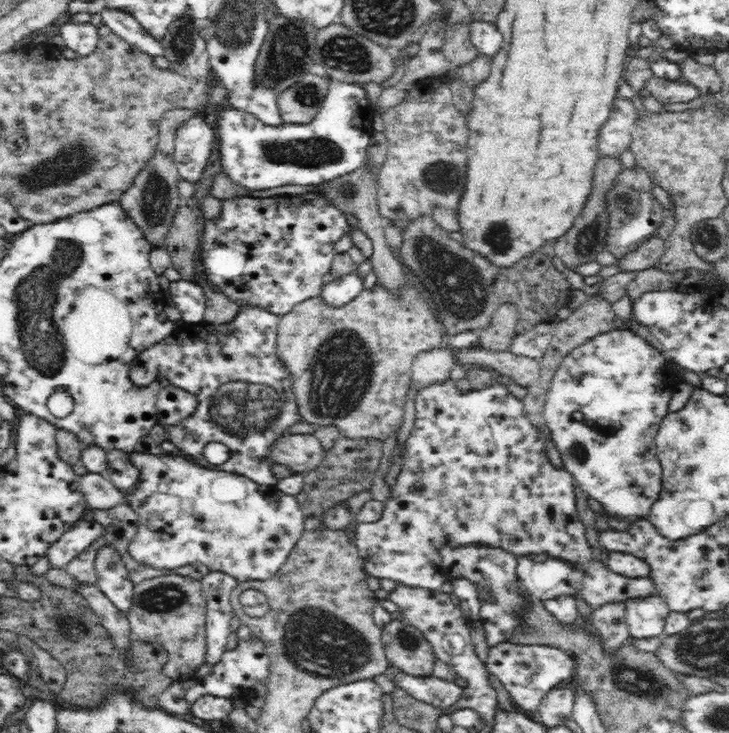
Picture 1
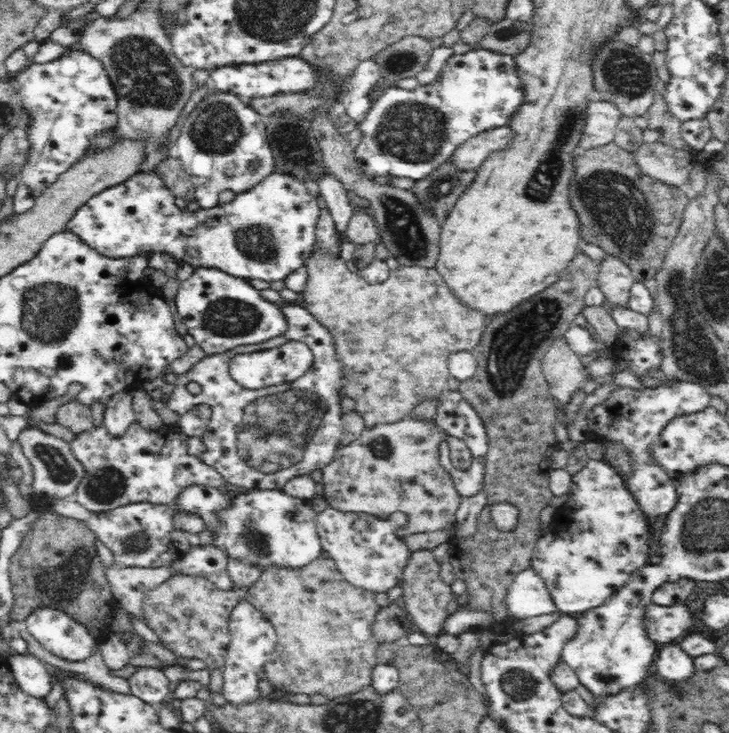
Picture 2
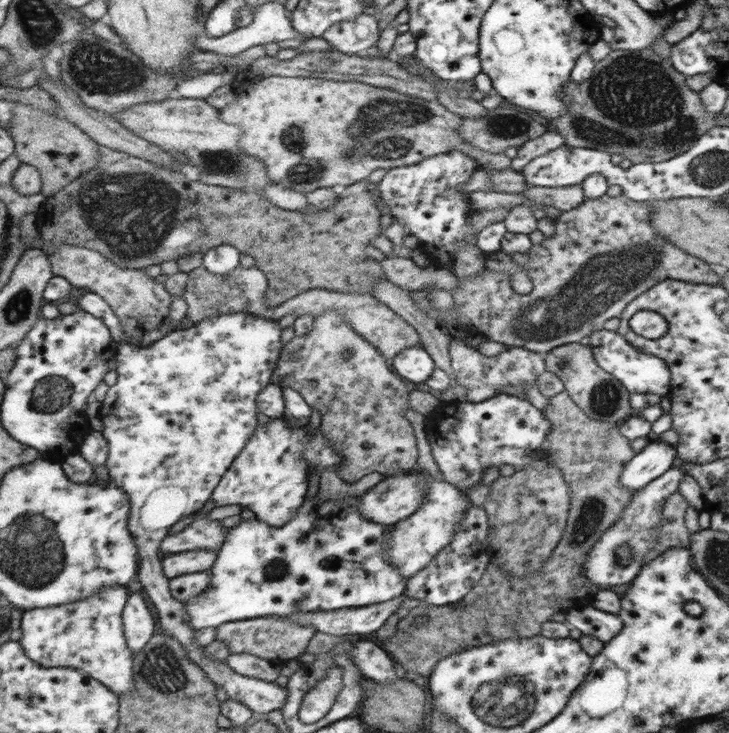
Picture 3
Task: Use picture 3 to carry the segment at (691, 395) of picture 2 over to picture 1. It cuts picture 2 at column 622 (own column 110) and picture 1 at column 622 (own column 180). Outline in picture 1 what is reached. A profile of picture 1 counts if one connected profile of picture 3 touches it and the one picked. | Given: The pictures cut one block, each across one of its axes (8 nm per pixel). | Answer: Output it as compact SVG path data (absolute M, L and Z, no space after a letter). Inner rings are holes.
M632 330L613 331L592 338L562 360L547 390L543 415L551 442L580 490L600 502L606 516L616 516L632 525L646 519L659 496L662 470L655 438L669 413L668 404L679 380L657 347L649 345ZM626 601L606 602L594 609L590 618L591 626L599 632L605 646L617 647L622 640L630 636L626 614L628 614Z

